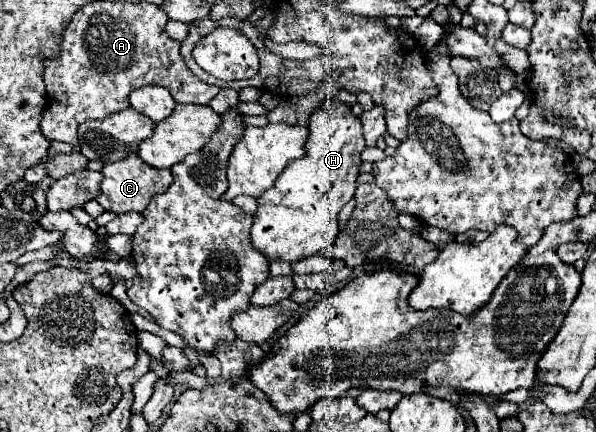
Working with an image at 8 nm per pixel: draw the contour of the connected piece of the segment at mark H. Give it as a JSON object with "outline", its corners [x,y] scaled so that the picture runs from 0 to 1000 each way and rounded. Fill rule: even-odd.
{"outline":[[[540,243],[523,262],[517,299],[520,299],[520,313],[513,326],[513,363],[497,368],[490,382],[483,382],[483,391],[470,400],[456,438],[443,442],[433,456],[433,484],[419,530],[419,549],[423,549],[426,576],[433,576],[450,604],[473,600],[473,604],[493,609],[550,576],[567,544],[567,493],[594,456],[594,442],[597,442],[601,387],[607,377],[604,354],[611,345],[604,275],[587,262],[584,243]]]}

